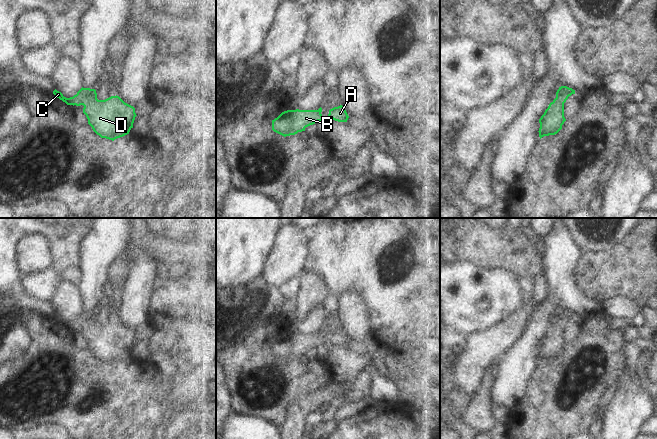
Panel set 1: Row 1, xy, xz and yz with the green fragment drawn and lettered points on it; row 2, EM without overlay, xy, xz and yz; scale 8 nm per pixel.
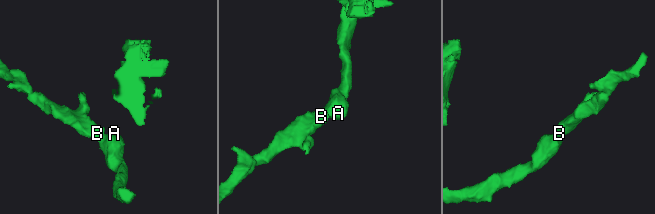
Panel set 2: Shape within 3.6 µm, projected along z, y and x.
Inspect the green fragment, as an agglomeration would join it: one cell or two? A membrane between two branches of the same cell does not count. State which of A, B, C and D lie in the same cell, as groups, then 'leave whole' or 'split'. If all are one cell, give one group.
groups A B C D; leave whole

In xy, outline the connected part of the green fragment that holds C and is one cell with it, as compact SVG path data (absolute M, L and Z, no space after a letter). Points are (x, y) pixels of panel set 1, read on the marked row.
M81 88L76 95L66 98L56 89L53 94L67 105L83 105L83 113L88 124L101 138L114 141L129 134L133 128L135 108L125 103L119 96L98 100L95 89Z

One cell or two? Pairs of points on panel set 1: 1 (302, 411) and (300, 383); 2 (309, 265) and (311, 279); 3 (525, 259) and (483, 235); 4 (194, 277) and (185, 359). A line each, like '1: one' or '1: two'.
1: two
2: two
3: one
4: one

